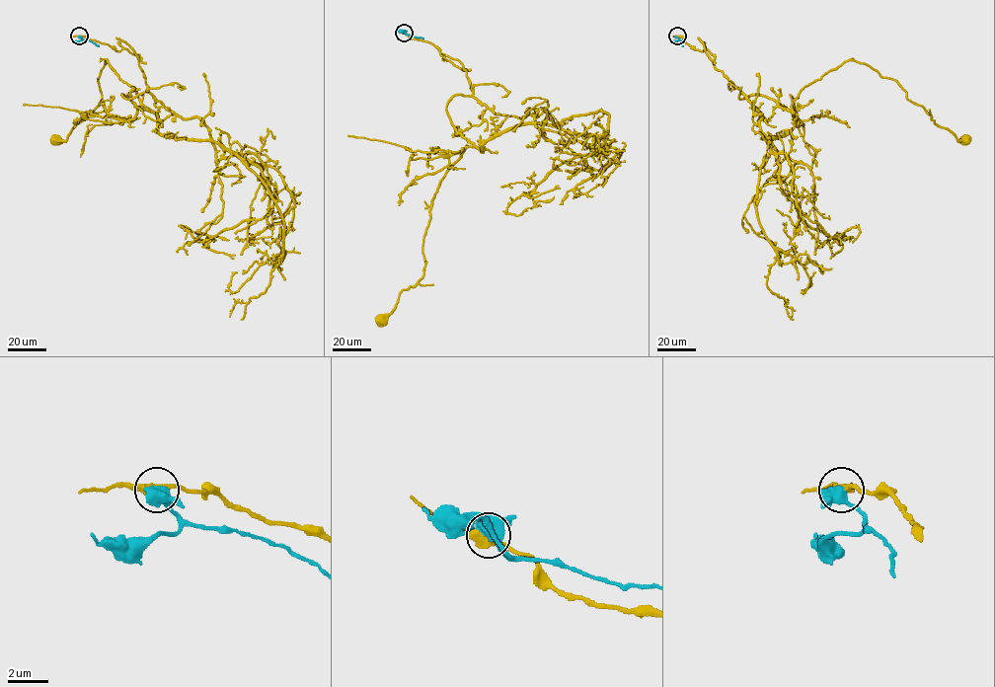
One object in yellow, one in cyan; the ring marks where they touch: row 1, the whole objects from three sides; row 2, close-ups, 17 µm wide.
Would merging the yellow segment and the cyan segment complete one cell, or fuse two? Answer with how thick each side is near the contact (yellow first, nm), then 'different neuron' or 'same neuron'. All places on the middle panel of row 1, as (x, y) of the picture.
400 nm thick on the yellow side, 550 nm on the other; different neuron

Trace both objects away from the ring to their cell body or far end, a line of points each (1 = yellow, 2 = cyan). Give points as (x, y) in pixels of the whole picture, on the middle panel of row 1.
1: (404, 33), (465, 69), (473, 95), (454, 95), (447, 114), (474, 146), (440, 181), (423, 275), (381, 321)
2: (404, 33), (423, 38)

